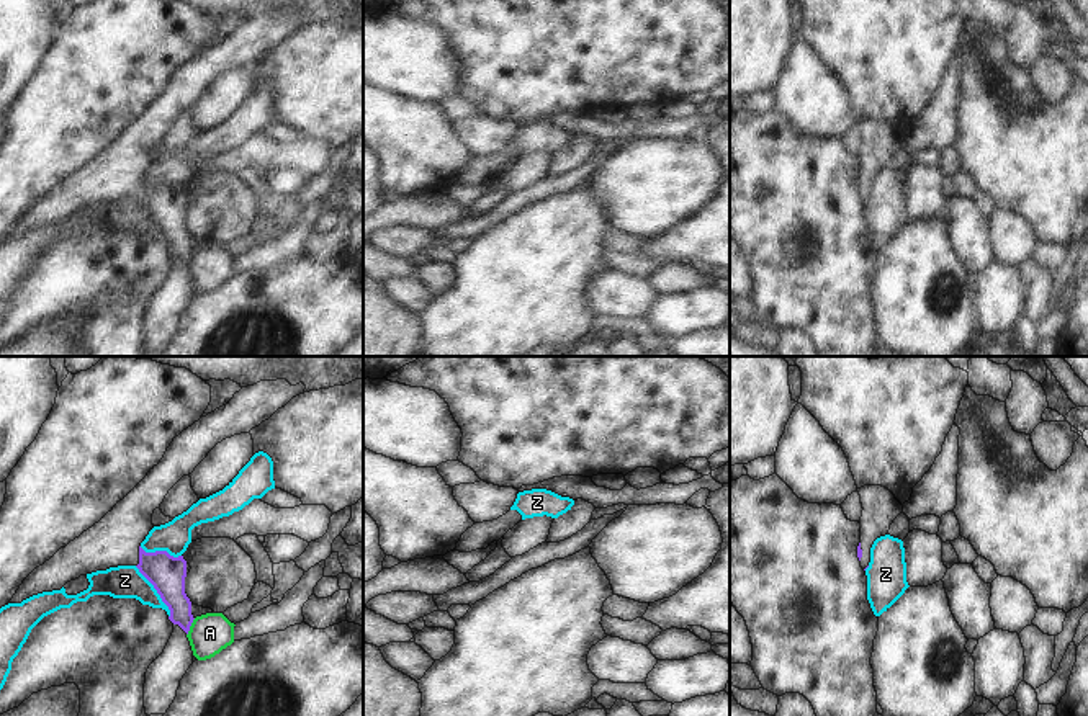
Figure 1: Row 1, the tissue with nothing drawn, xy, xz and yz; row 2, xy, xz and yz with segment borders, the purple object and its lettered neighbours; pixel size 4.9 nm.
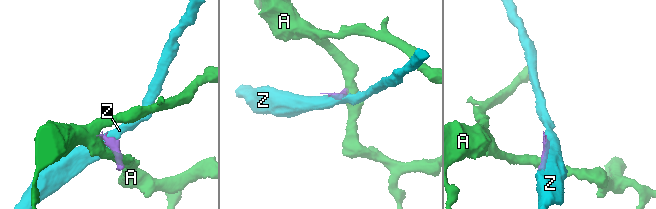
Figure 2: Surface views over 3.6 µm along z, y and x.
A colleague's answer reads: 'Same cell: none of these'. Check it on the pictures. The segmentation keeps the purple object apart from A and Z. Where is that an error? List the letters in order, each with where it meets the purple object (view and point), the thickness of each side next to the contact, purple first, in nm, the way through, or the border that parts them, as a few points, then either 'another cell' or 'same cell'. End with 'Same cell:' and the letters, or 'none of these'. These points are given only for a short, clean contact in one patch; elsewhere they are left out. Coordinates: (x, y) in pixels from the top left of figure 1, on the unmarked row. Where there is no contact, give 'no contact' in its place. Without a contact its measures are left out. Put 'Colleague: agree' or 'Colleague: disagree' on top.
Colleague: agree
A: meets purple in xy at (190, 259); 160 nm thick on the purple side, 200 nm on the other; border along xy (195, 252), (187, 268); another cell
Z: meets purple in xy at (157, 226); 180 nm thick on the purple side, 160 nm on the other; border along xy (134, 200), (167, 241), (169, 250); another cell
Same cell: none of these

